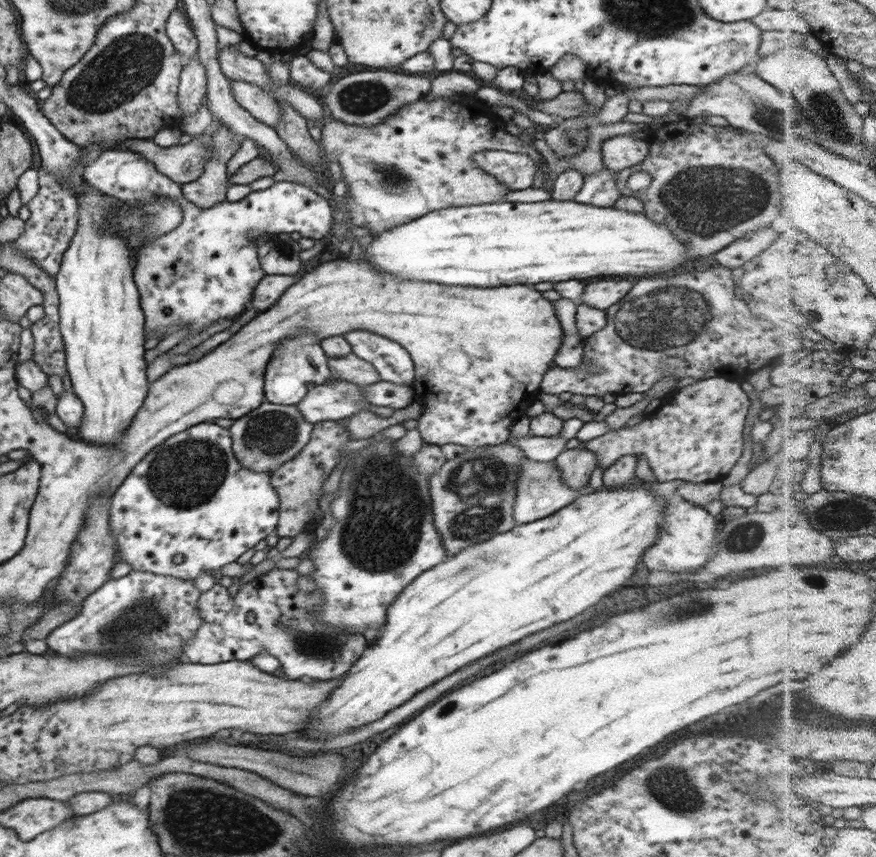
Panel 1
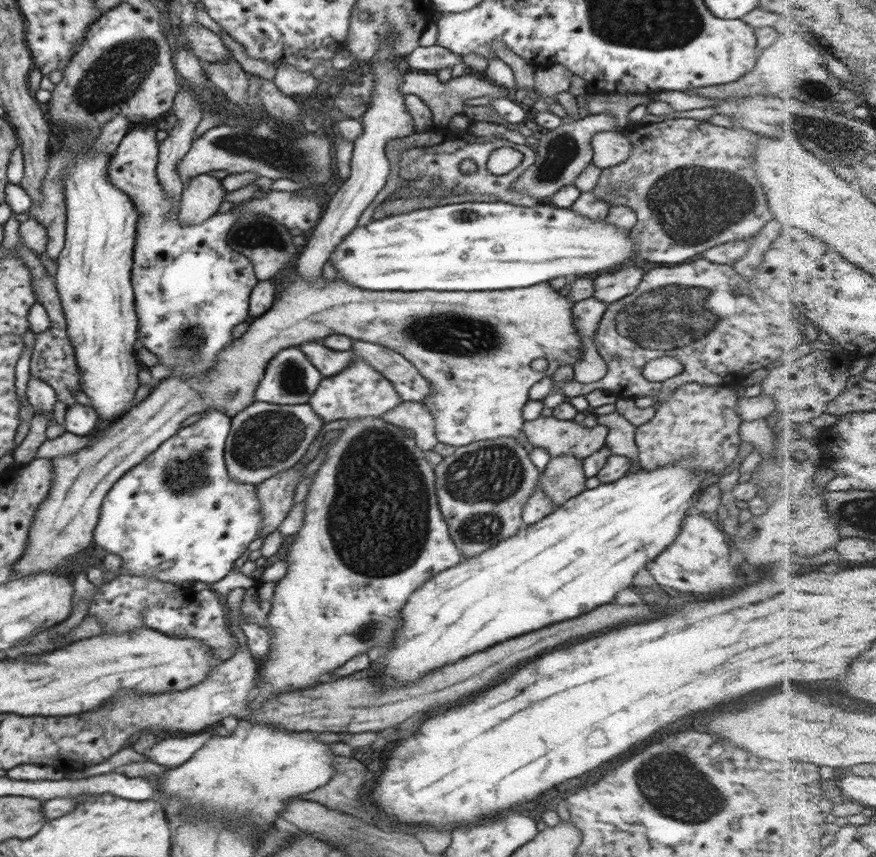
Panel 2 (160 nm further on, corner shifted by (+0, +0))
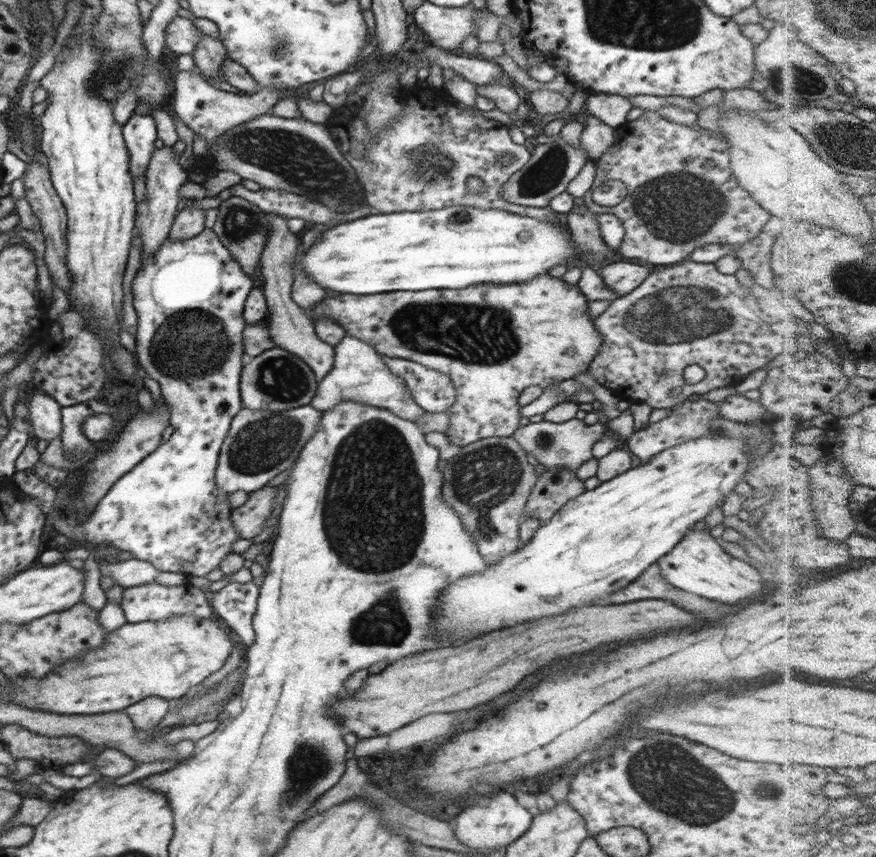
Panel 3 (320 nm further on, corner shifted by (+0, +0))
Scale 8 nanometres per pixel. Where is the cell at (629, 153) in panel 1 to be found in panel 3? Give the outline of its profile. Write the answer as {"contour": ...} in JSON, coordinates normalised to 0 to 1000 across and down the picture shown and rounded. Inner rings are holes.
{"contour":[[[674,134],[666,144],[662,165],[672,184],[680,187],[693,182],[693,175],[701,170],[701,161],[703,161],[702,151],[678,134]]]}

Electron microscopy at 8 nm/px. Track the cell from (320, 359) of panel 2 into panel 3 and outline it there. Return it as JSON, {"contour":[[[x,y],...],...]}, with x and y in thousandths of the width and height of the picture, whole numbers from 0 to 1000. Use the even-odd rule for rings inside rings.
{"contour":[[[307,249],[307,272],[304,277],[301,289],[297,300],[297,320],[301,323],[301,333],[299,335],[300,342],[305,352],[306,366],[308,366],[307,392],[317,406],[322,406],[337,413],[344,418],[356,432],[363,443],[368,442],[374,433],[381,427],[381,405],[379,403],[368,399],[366,394],[360,389],[360,379],[355,371],[337,354],[332,347],[332,338],[337,324],[333,315],[337,301],[342,294],[342,284],[340,284],[340,273],[333,272],[328,264],[328,254],[320,251]]]}

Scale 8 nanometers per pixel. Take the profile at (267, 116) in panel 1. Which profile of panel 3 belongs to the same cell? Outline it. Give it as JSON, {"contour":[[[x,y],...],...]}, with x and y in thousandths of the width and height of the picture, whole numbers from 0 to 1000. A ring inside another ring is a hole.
{"contour":[[[229,37],[229,40],[231,47],[225,50],[219,63],[224,78],[233,89],[256,95],[252,91],[253,77],[261,69],[257,54],[250,46],[235,42],[233,37]]]}

